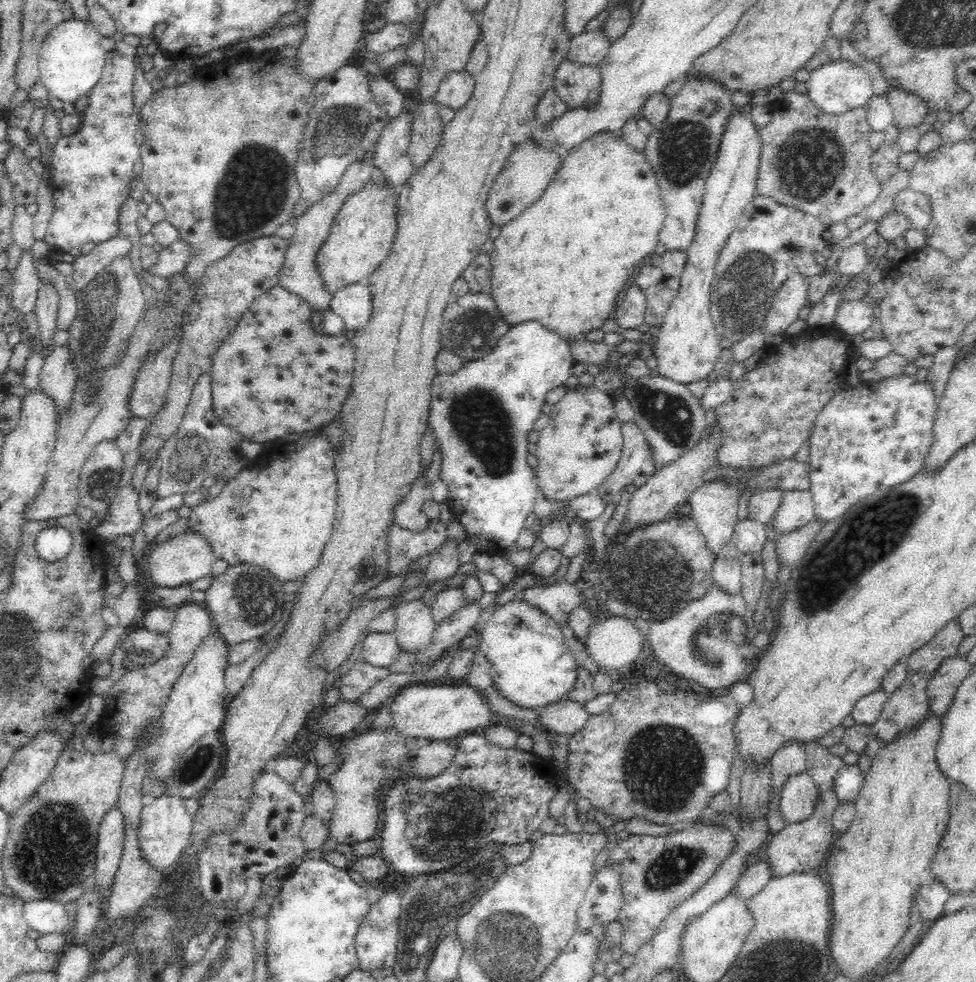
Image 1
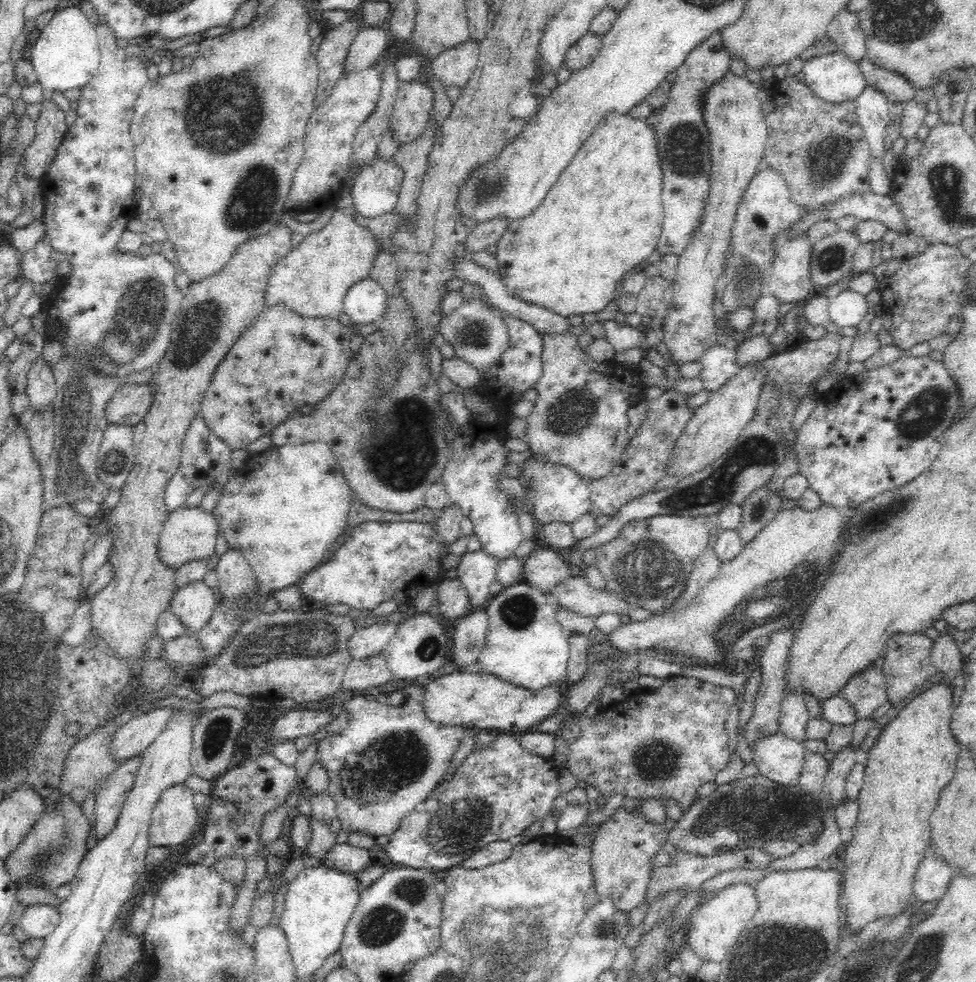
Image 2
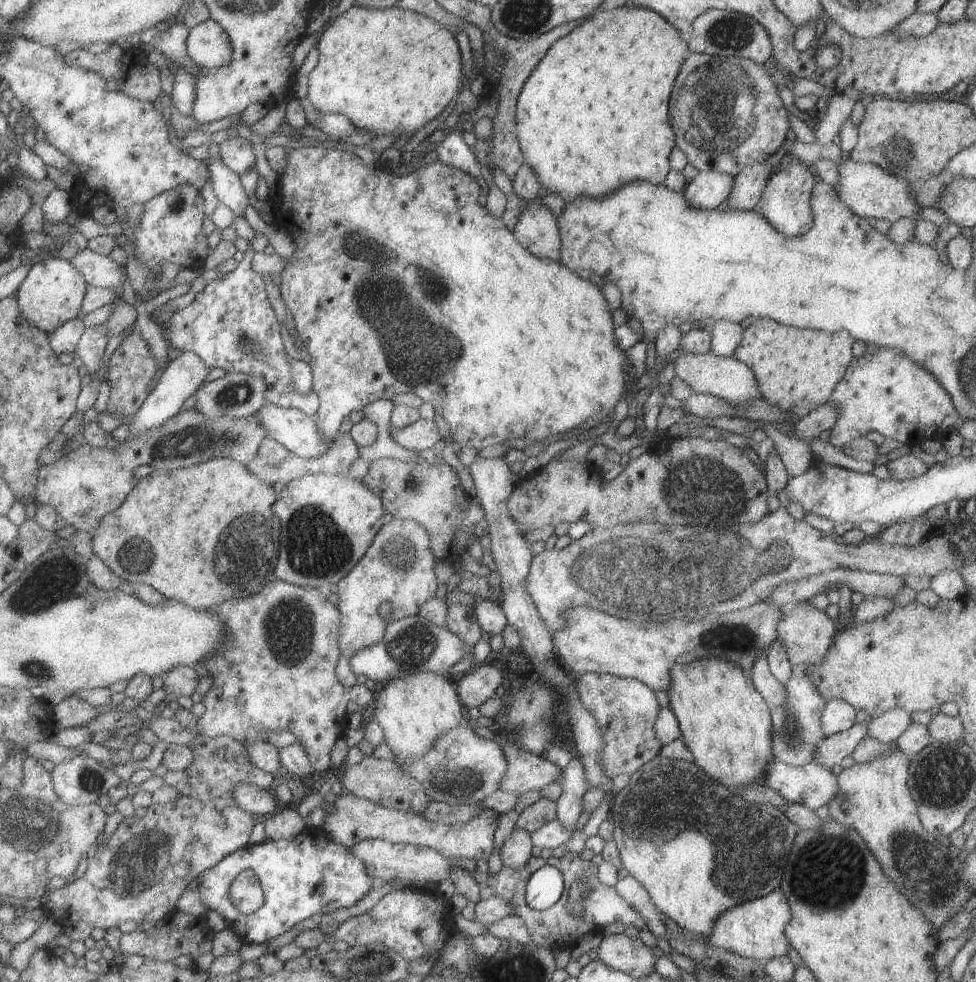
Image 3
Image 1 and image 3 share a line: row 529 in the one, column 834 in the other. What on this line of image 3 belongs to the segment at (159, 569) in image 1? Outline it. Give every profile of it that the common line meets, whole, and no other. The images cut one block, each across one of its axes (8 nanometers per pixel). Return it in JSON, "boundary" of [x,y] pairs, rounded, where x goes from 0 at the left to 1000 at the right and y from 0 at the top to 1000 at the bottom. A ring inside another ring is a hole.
{"boundary":[[[866,159],[864,167],[858,170],[859,186],[853,189],[858,202],[862,208],[866,208],[874,218],[884,222],[898,222],[918,226],[921,222],[940,223],[942,208],[933,202],[934,191],[932,185],[913,179],[899,168],[892,165],[874,165],[870,159]]]}

